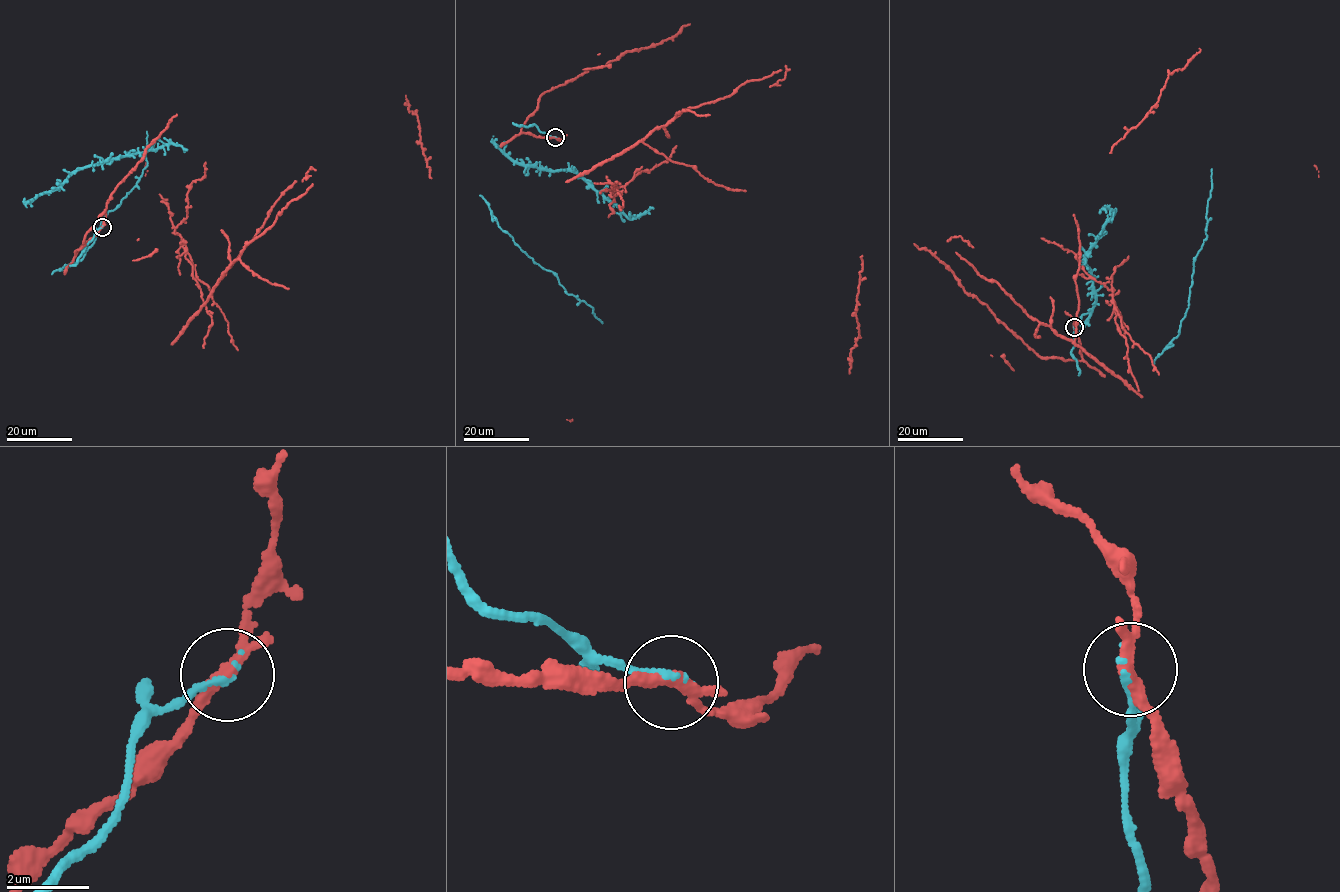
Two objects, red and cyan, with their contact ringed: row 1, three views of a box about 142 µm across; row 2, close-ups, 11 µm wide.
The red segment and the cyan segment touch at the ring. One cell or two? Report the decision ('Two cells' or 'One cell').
Two cells

